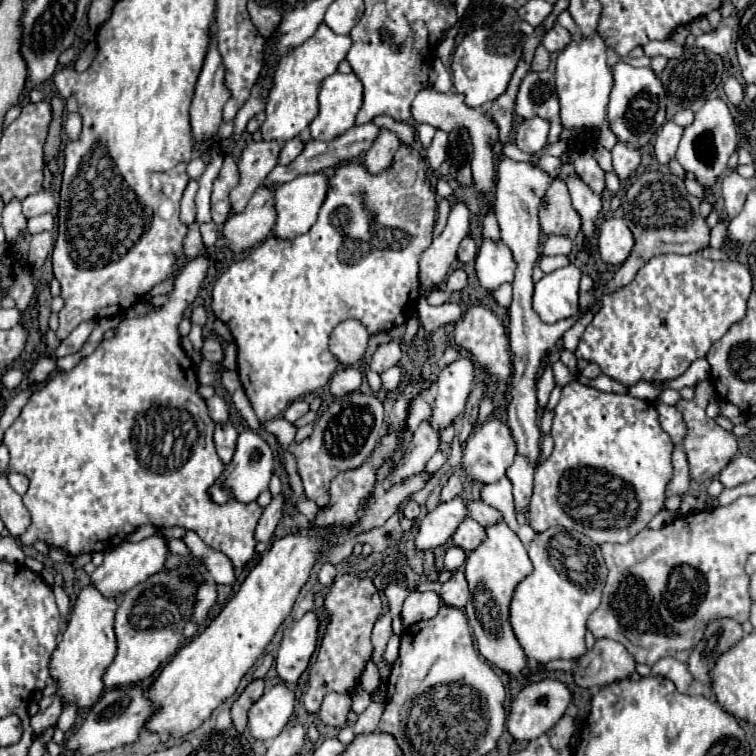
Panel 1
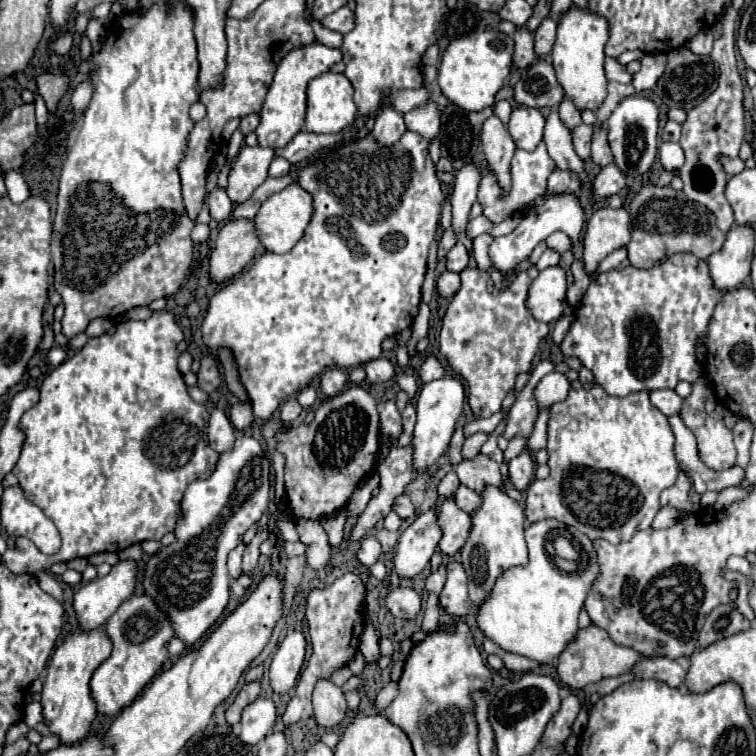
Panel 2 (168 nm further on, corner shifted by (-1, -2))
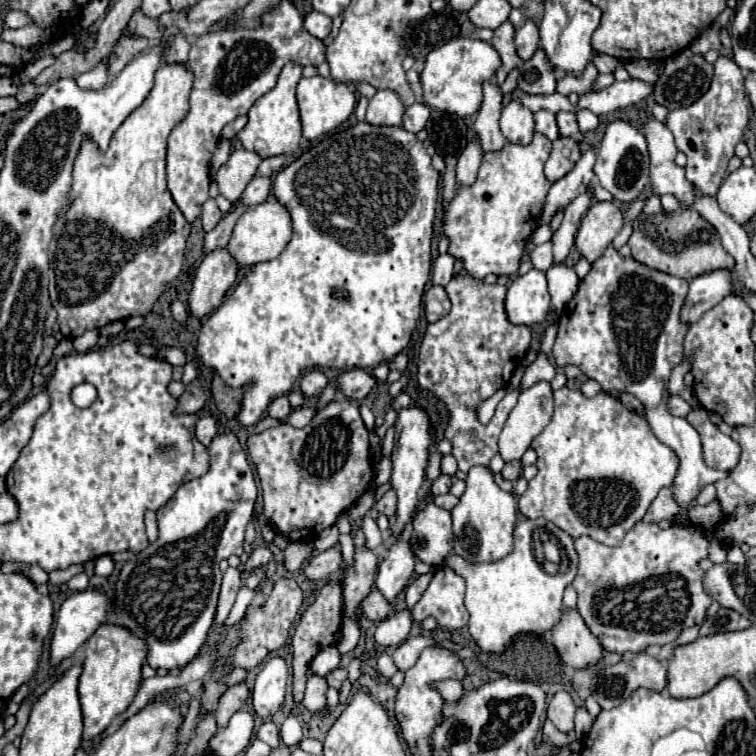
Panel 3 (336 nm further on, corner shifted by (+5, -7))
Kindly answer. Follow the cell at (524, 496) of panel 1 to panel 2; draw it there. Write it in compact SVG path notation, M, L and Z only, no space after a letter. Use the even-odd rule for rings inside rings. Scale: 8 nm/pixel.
M528 450L508 462L508 478L516 490L524 492L528 488L528 484L534 480L534 466L536 464Z

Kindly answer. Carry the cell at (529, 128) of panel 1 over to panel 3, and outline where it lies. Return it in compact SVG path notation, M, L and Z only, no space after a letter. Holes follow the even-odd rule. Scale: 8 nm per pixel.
M510 101L508 105L502 107L500 129L510 143L528 145L534 135L532 111L528 107L524 107L520 101Z

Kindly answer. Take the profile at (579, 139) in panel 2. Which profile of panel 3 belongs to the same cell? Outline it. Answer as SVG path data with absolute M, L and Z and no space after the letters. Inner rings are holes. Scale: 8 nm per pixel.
M560 111L556 113L556 121L558 121L558 129L560 129L560 135L564 137L574 137L576 141L582 141L582 133L578 129L578 123L576 123L576 117L574 113L570 111Z

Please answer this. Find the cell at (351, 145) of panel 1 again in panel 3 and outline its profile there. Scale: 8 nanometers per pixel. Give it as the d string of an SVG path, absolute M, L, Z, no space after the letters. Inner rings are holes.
M234 205L234 209L232 209L230 213L226 213L224 219L222 219L210 233L206 233L206 237L204 237L204 253L210 253L210 251L214 251L214 249L226 247L226 243L228 243L228 239L230 239L230 235L232 235L234 225L236 225L238 217L240 217L244 211L246 211L246 207Z

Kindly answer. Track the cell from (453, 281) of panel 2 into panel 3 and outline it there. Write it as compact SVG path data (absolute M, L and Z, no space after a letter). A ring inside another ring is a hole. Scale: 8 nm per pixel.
M430 287L424 293L424 313L426 313L428 323L438 321L448 311L450 311L450 299L448 299L444 287Z

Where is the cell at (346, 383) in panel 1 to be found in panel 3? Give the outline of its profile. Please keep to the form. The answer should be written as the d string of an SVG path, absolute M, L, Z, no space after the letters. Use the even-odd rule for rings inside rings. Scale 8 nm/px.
M314 369L314 371L308 371L302 381L300 381L300 391L306 395L306 397L318 397L322 393L322 389L328 385L328 377Z

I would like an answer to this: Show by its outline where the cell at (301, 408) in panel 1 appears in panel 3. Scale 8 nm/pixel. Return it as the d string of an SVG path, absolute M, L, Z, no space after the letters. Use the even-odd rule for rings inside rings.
M286 395L276 397L276 399L268 405L268 415L270 415L272 419L278 419L278 421L286 421L286 417L290 415L290 411L292 411L292 407L290 407Z

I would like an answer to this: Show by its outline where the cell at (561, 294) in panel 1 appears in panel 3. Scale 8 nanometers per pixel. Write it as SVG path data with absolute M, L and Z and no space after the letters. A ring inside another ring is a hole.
M530 269L526 275L518 275L508 283L506 315L514 325L536 325L548 317L550 293L546 287L546 275L538 269Z

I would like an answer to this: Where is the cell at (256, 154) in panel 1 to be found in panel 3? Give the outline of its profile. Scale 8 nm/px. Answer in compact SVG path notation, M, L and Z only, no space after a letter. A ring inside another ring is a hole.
M246 149L232 151L228 163L222 165L216 173L216 183L220 193L228 201L236 203L242 197L250 179L256 175L260 161L262 161L260 155L256 155L254 151L246 151Z

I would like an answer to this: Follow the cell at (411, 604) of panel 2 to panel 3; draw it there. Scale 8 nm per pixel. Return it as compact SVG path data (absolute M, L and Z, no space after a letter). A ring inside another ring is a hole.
M372 589L372 591L360 601L360 615L368 617L368 619L374 621L374 623L384 621L384 619L390 615L390 611L392 611L392 605L390 605L376 589Z

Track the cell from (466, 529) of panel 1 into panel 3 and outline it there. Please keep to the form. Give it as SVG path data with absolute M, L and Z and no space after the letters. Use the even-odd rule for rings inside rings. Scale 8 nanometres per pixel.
M428 503L412 521L410 549L418 561L432 567L444 565L446 555L452 551L452 519L450 511Z

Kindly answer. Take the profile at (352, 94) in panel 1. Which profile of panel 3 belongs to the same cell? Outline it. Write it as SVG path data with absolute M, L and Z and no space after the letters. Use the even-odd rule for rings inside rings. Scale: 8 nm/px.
M320 75L310 79L300 79L296 87L298 107L300 107L300 119L302 119L302 133L306 139L316 139L332 129L336 129L340 123L344 123L356 105L356 93L346 83L336 83L334 79L324 79Z

